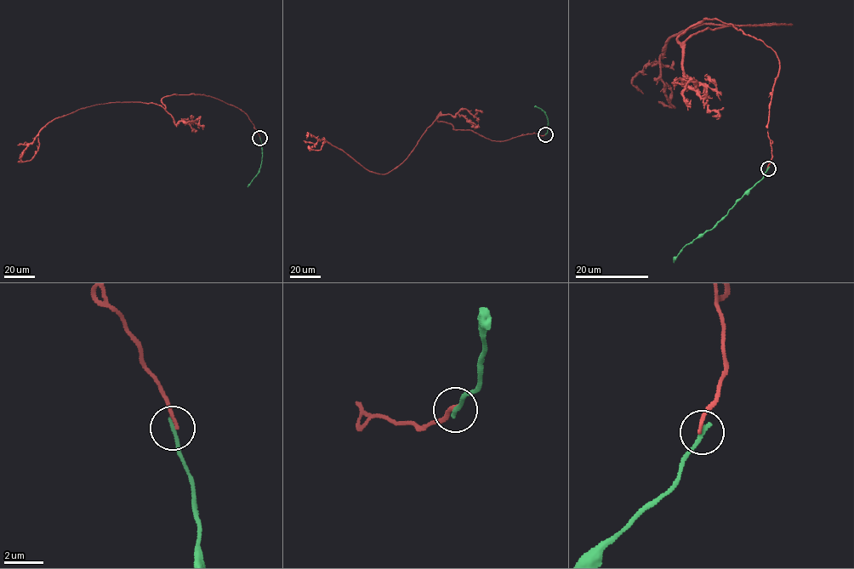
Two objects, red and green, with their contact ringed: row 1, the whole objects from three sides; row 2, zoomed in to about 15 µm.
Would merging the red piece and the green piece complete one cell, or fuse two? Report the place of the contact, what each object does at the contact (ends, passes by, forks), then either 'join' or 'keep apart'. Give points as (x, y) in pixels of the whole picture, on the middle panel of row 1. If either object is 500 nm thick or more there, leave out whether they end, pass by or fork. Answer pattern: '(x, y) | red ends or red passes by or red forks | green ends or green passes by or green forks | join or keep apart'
(545, 134) | red ends | green ends | keep apart

